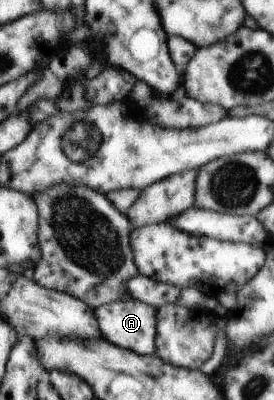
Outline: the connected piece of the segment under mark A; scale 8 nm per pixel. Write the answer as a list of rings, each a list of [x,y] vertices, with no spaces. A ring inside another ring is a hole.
[[[128,298],[99,306],[94,313],[98,320],[99,334],[108,342],[124,350],[135,351],[138,355],[154,355],[154,336],[157,333],[154,332],[154,324],[157,324],[158,316],[154,316],[154,308],[148,303]]]

